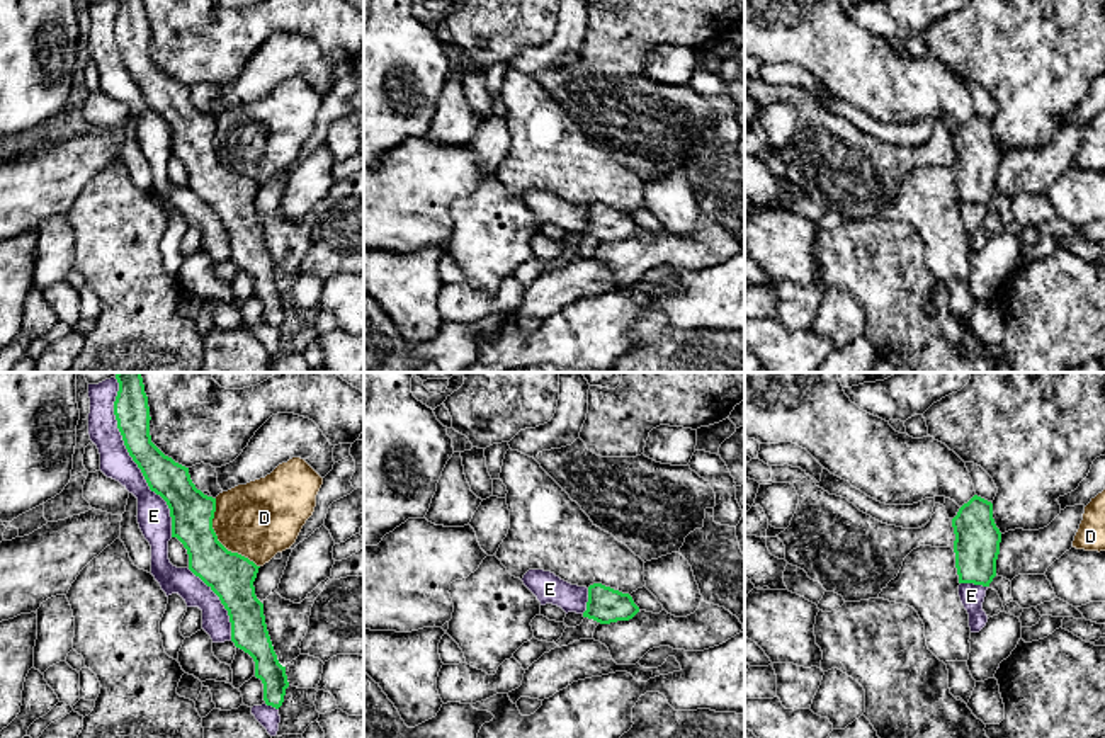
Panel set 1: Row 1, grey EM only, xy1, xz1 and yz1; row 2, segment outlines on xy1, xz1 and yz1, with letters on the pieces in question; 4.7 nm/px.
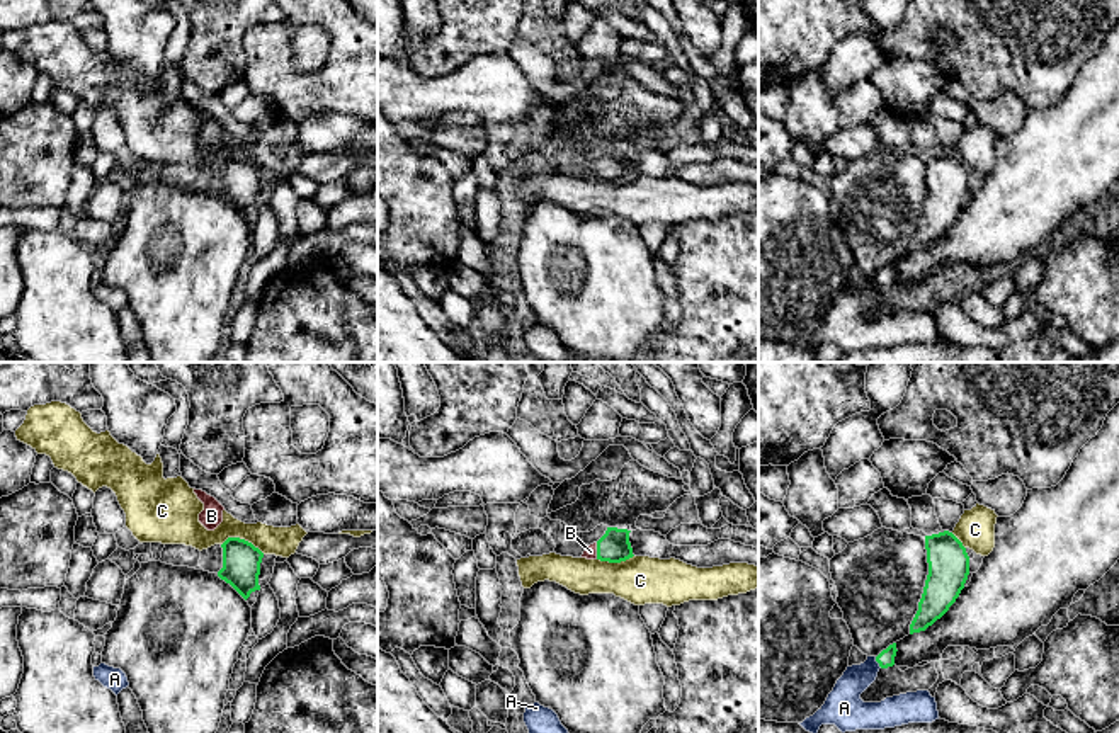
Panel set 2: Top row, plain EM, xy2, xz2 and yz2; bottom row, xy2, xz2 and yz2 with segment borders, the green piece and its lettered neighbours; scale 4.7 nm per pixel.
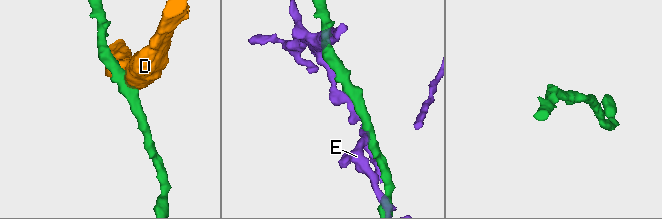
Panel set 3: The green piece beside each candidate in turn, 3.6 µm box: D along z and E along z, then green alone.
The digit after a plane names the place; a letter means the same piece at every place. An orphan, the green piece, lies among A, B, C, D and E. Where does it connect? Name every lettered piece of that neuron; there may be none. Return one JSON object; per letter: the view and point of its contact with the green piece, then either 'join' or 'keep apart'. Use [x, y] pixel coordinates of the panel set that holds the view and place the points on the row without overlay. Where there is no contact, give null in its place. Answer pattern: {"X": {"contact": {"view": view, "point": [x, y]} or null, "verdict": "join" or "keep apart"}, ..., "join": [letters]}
{"A": {"contact": {"view": "yz2", "point": [876, 279]}, "verdict": "keep apart"}, "B": {"contact": {"view": "xz2", "point": [597, 170]}, "verdict": "join"}, "C": {"contact": {"view": "xy2", "point": [244, 159]}, "verdict": "keep apart"}, "D": {"contact": {"view": "xy1", "point": [216, 158]}, "verdict": "keep apart"}, "E": {"contact": {"view": "xy1", "point": [133, 79]}, "verdict": "keep apart"}, "join": ["B"]}

